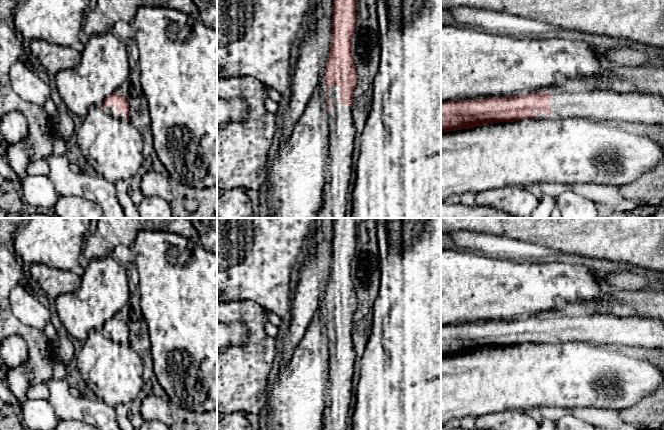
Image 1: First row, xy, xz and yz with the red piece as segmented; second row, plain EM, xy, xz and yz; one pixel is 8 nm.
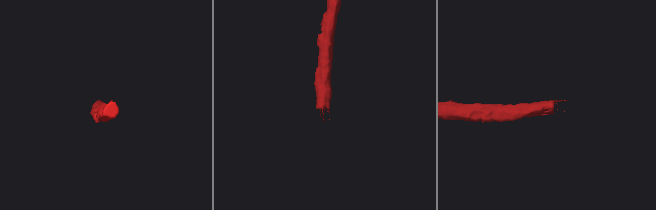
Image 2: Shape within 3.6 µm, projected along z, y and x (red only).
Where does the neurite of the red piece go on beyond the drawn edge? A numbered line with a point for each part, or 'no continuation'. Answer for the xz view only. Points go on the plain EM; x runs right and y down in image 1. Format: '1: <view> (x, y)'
1: xz (338, 394)

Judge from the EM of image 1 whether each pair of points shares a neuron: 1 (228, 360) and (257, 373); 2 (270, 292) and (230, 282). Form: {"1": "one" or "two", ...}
{"1": "one", "2": "one"}

